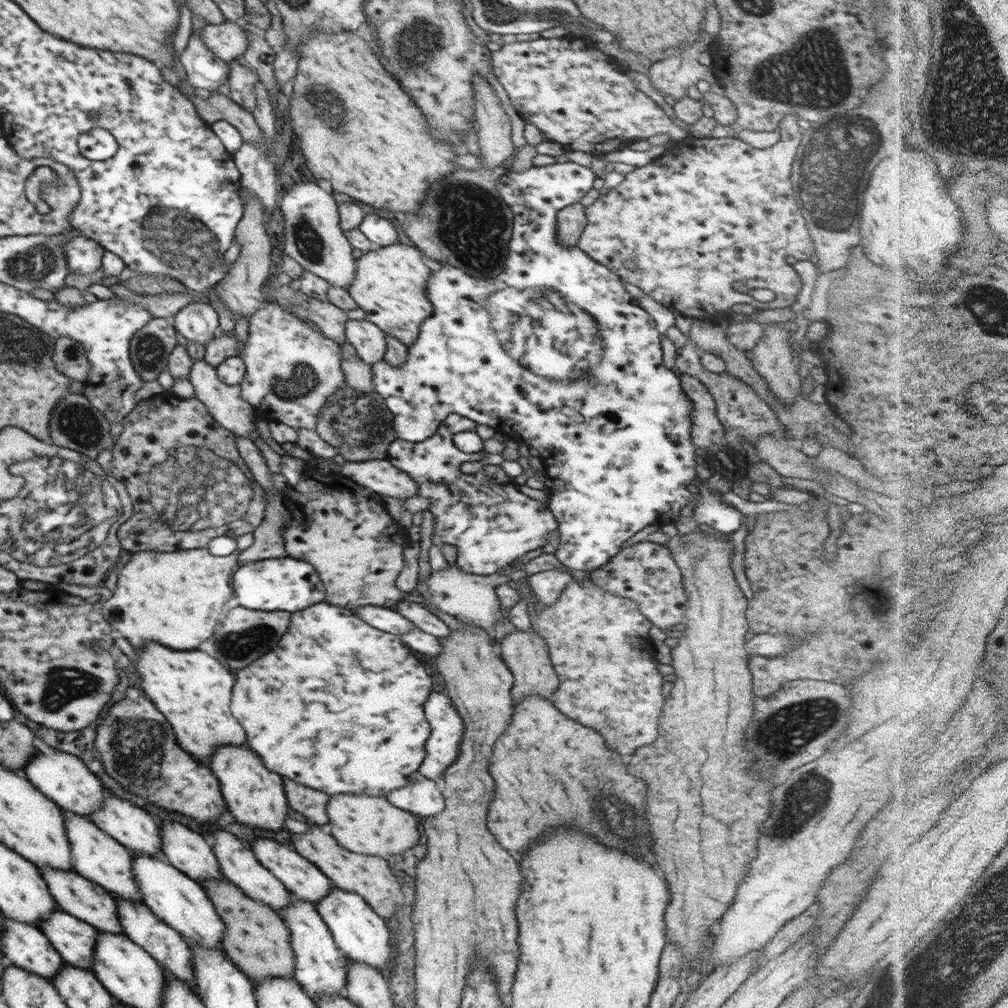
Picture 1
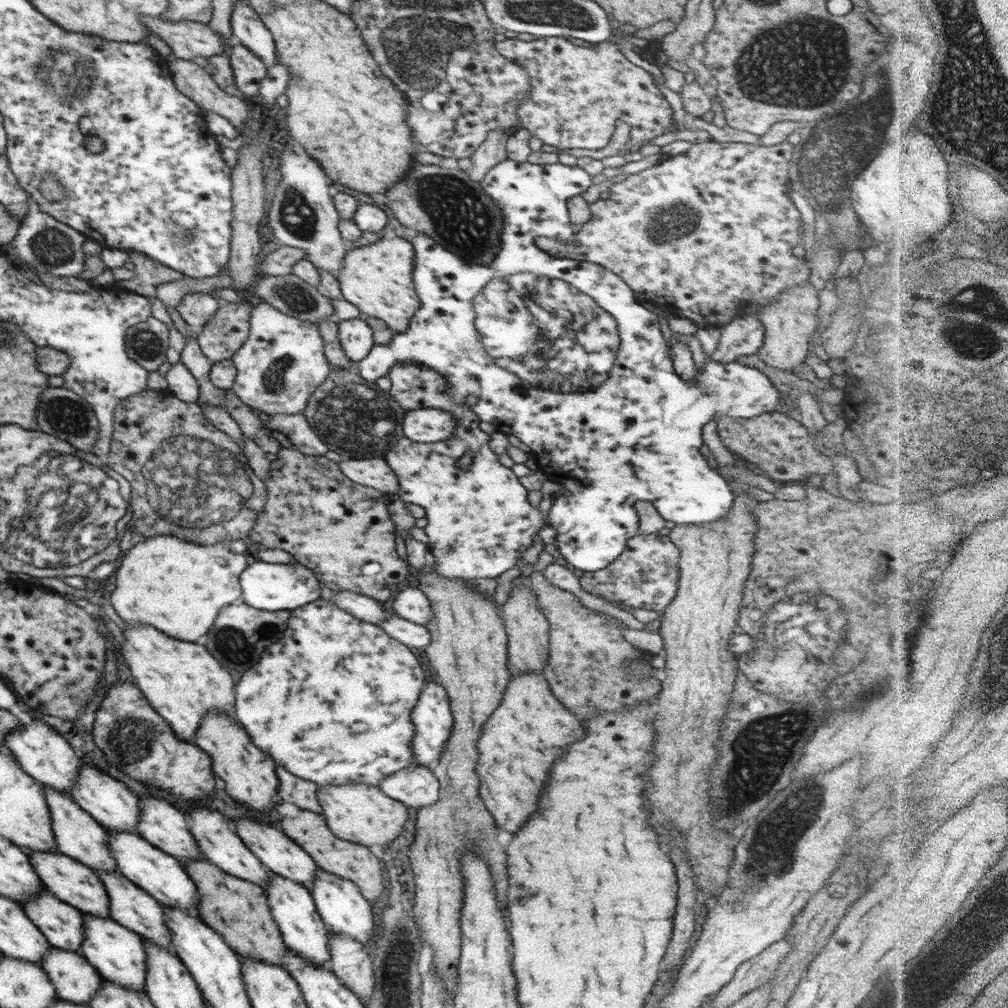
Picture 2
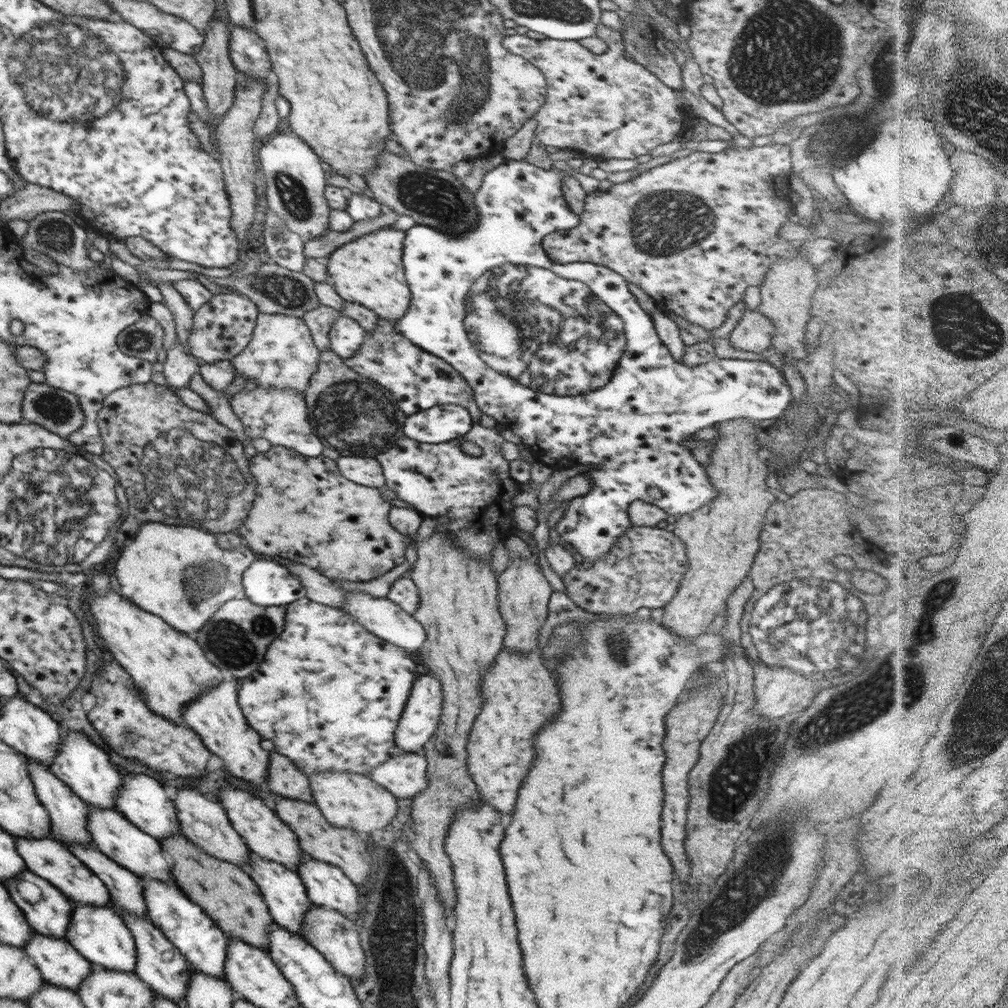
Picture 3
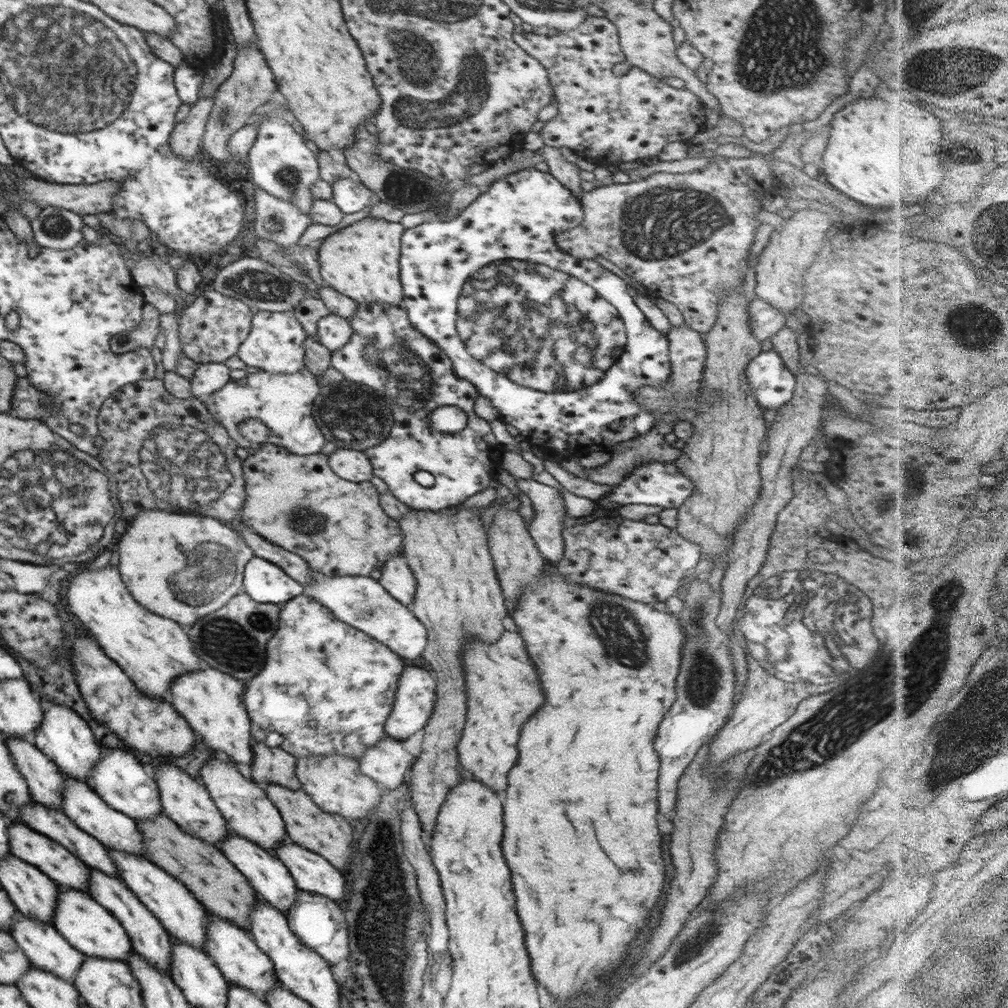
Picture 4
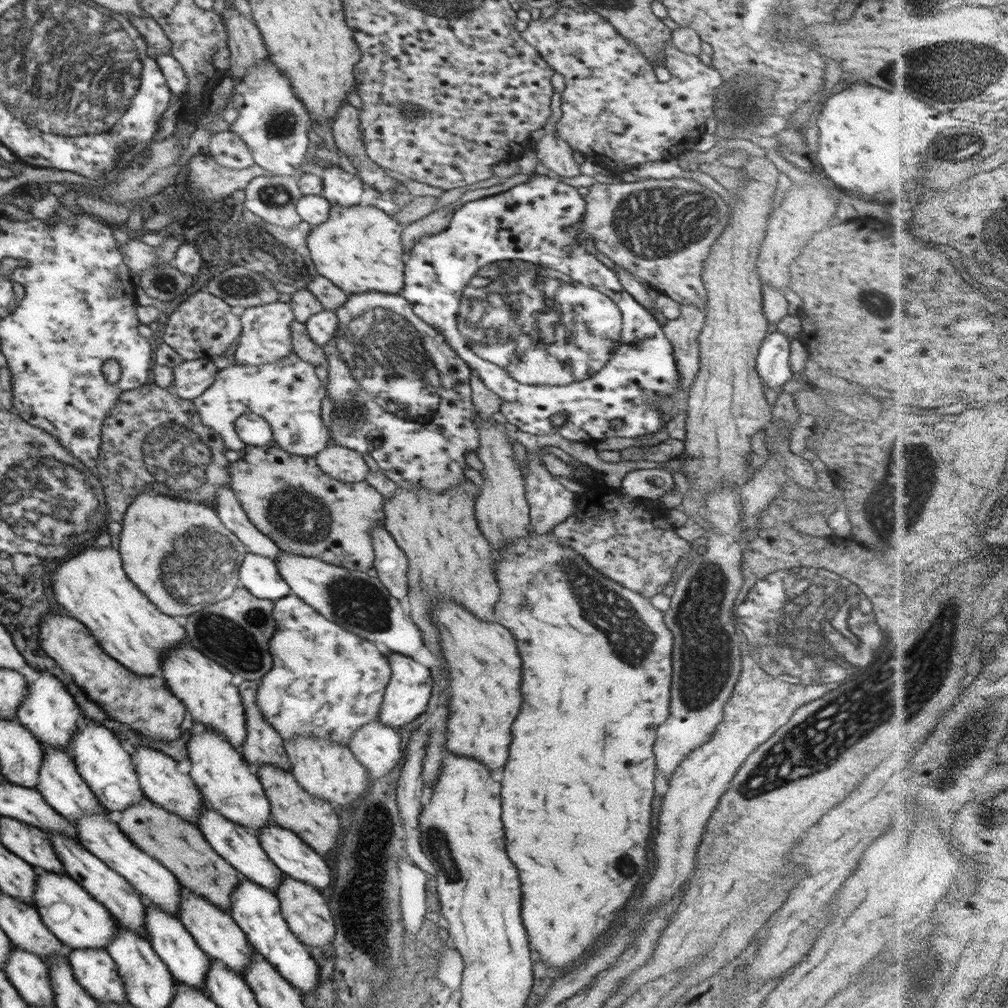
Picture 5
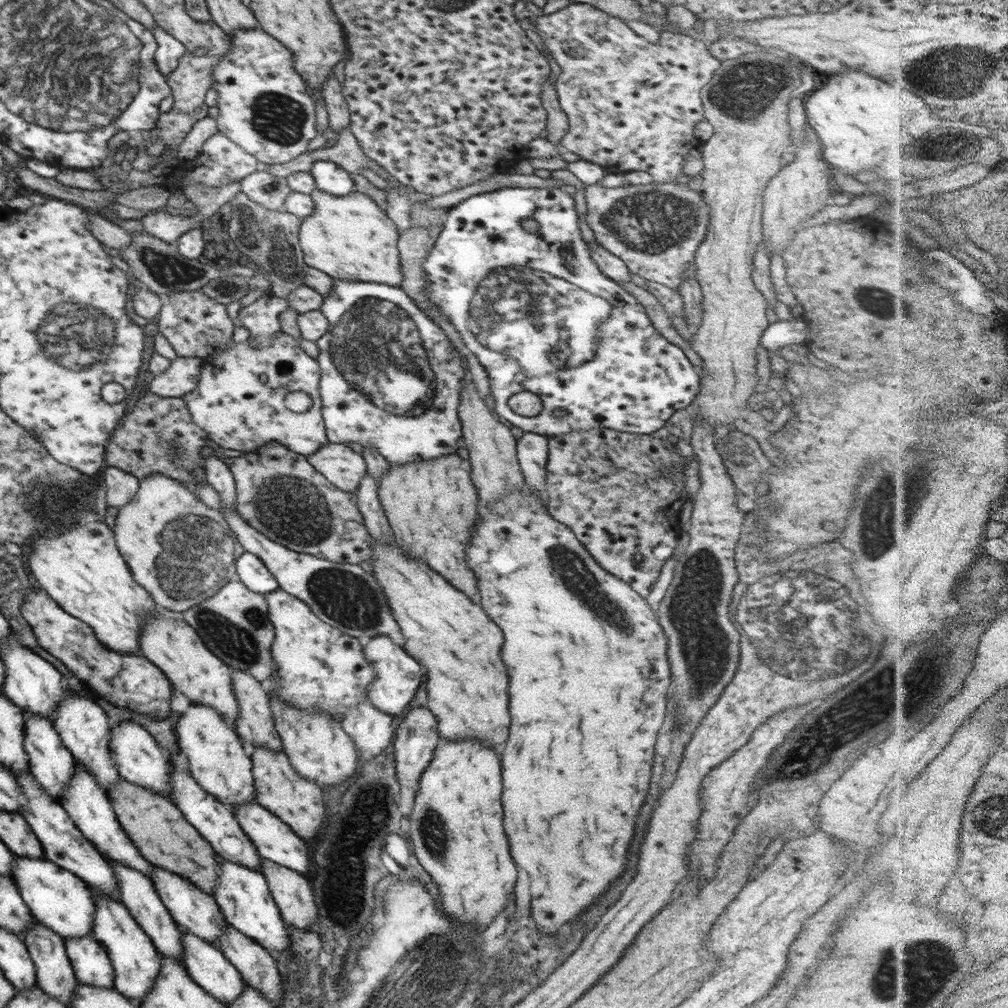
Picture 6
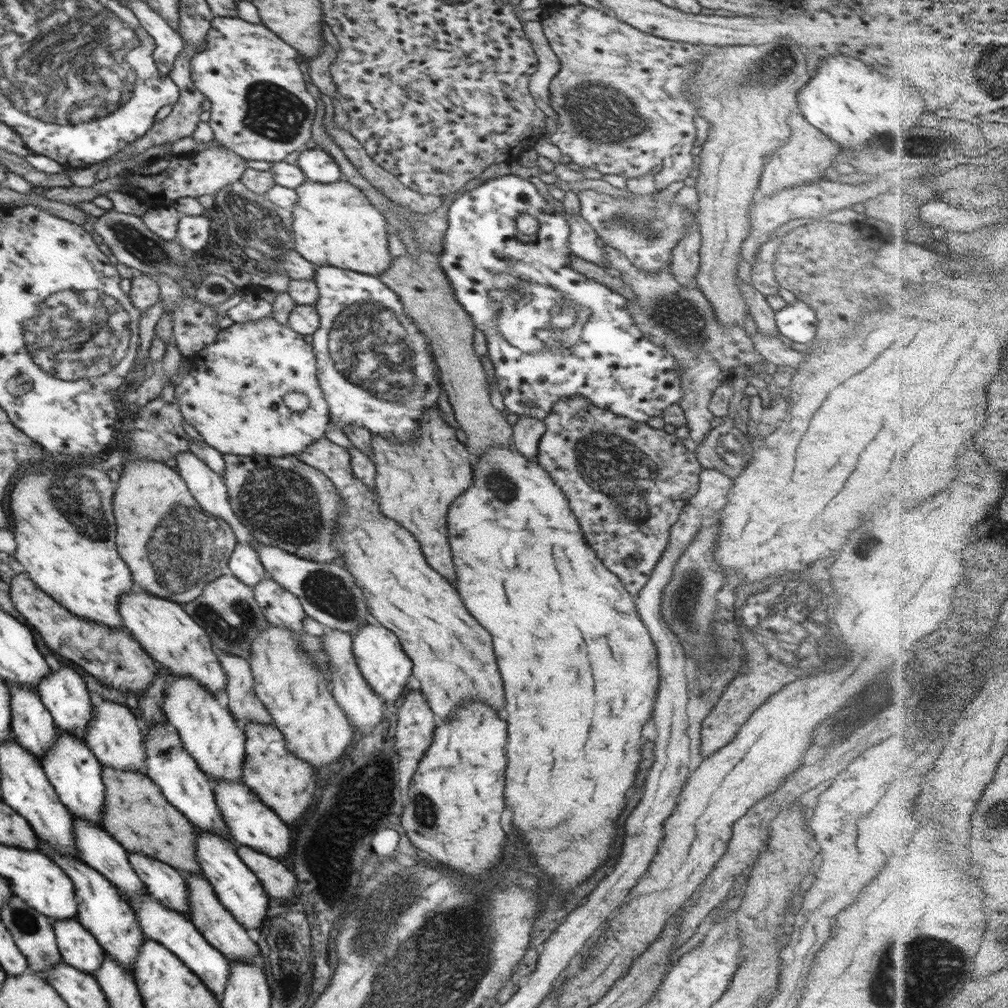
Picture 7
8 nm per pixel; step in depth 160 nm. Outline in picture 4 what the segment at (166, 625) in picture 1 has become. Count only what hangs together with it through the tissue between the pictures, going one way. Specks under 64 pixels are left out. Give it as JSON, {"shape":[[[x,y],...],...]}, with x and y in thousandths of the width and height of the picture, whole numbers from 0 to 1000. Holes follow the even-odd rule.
{"shape":[[[141,506],[130,516],[127,526],[123,527],[115,542],[120,574],[129,589],[149,607],[176,619],[192,619],[196,613],[208,609],[234,591],[242,588],[241,565],[253,553],[250,545],[227,520],[216,518],[208,512],[177,510],[163,506]]]}

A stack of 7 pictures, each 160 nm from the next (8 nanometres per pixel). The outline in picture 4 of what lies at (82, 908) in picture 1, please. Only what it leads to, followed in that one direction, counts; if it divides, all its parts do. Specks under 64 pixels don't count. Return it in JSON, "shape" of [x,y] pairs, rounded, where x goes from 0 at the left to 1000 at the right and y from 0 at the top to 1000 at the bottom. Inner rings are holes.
{"shape":[[[8,816],[7,819],[12,848],[18,849],[20,853],[26,853],[28,857],[34,857],[38,863],[46,865],[52,873],[62,877],[62,880],[69,879],[73,883],[88,887],[88,860],[76,849],[73,849],[73,846],[65,843],[63,839],[58,837],[55,833],[46,831],[46,829],[42,829],[35,823],[30,823],[28,818],[24,816]]]}

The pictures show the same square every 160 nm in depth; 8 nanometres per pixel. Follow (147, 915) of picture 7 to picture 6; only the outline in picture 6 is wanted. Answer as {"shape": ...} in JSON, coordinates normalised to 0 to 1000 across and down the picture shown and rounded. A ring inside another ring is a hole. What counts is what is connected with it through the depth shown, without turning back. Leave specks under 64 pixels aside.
{"shape":[[[183,922],[180,927],[180,937],[182,937],[182,954],[186,966],[208,988],[216,991],[222,998],[228,998],[240,984],[242,984],[241,971],[238,964],[215,941],[210,936],[204,935],[201,931],[190,927]]]}

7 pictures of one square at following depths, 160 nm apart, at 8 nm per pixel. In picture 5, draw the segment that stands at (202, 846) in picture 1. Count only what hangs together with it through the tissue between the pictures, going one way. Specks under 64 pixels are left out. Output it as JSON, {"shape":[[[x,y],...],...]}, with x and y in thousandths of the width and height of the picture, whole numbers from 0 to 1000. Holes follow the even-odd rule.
{"shape":[[[81,712],[76,727],[68,734],[68,746],[77,768],[85,775],[95,792],[108,805],[124,805],[144,788],[141,786],[131,749],[121,742],[118,732],[95,715]]]}

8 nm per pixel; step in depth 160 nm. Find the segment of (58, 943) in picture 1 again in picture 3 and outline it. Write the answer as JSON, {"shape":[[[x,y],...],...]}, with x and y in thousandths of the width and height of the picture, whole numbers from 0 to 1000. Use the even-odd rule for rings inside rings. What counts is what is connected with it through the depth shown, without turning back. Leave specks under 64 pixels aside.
{"shape":[[[26,862],[16,870],[3,873],[11,892],[22,902],[25,912],[36,926],[46,929],[64,931],[64,927],[71,907],[71,895],[50,875],[38,871]],[[16,873],[27,873],[40,881],[42,893],[34,897],[24,894],[16,881]]]}

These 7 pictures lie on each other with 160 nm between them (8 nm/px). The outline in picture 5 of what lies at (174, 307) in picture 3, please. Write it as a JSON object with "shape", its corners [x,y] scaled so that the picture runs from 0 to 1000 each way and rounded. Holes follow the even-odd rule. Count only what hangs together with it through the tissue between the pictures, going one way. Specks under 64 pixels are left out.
{"shape":[[[139,235],[129,237],[122,243],[117,242],[117,245],[124,254],[124,261],[127,266],[138,274],[142,268],[148,267],[153,261],[157,259],[169,261],[173,255],[171,250],[165,251],[157,245],[144,242],[139,239]]]}

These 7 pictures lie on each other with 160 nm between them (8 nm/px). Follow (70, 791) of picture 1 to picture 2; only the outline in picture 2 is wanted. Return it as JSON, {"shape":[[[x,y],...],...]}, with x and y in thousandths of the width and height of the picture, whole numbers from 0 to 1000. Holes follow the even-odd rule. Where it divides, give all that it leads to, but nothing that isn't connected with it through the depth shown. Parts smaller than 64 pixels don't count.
{"shape":[[[32,713],[28,719],[20,719],[4,731],[5,743],[12,747],[20,762],[43,780],[49,780],[68,790],[68,784],[74,777],[77,765],[83,756],[75,750],[69,737],[47,716]]]}

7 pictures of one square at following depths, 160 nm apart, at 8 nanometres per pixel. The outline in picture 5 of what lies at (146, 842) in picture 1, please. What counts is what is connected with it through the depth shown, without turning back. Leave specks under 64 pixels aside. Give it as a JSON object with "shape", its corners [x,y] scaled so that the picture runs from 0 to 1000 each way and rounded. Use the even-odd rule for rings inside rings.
{"shape":[[[38,666],[38,673],[27,679],[23,695],[16,705],[16,712],[40,736],[68,746],[68,734],[76,727],[81,714],[81,704],[73,697],[64,679],[48,666]]]}

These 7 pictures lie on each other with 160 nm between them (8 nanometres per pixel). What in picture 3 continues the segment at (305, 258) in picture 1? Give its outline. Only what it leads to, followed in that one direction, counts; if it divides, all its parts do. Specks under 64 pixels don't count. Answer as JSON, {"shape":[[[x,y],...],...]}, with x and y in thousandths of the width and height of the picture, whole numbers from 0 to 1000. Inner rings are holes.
{"shape":[[[291,131],[276,133],[262,141],[256,149],[257,169],[264,177],[264,200],[290,230],[296,231],[302,239],[313,236],[326,226],[326,208],[321,189],[323,177],[319,159],[302,139]]]}

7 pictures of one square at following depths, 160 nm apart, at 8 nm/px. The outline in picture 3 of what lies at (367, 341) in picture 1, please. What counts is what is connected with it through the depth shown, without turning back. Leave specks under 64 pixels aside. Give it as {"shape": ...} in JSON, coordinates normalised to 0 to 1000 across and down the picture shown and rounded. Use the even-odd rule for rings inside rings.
{"shape":[[[345,313],[335,314],[326,327],[327,346],[340,356],[352,352],[364,328]]]}

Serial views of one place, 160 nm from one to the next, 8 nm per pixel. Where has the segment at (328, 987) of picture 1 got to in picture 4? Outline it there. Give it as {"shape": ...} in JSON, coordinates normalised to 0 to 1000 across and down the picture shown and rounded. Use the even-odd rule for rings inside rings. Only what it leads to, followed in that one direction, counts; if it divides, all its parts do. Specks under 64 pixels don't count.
{"shape":[[[232,825],[219,835],[218,842],[222,849],[247,873],[258,891],[268,896],[272,901],[279,903],[283,908],[285,907],[294,893],[297,881],[288,864],[278,855],[276,850]]]}

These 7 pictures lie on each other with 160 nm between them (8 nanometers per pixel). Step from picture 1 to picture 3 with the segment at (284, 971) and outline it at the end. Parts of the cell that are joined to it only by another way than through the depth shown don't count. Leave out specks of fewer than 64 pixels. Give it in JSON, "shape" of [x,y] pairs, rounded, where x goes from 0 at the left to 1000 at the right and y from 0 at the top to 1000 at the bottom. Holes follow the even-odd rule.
{"shape":[[[181,827],[163,830],[159,836],[169,854],[172,873],[187,891],[199,899],[225,929],[237,931],[244,934],[244,937],[264,942],[267,938],[267,923],[272,920],[271,911],[256,878],[247,870],[246,864],[204,847]]]}

